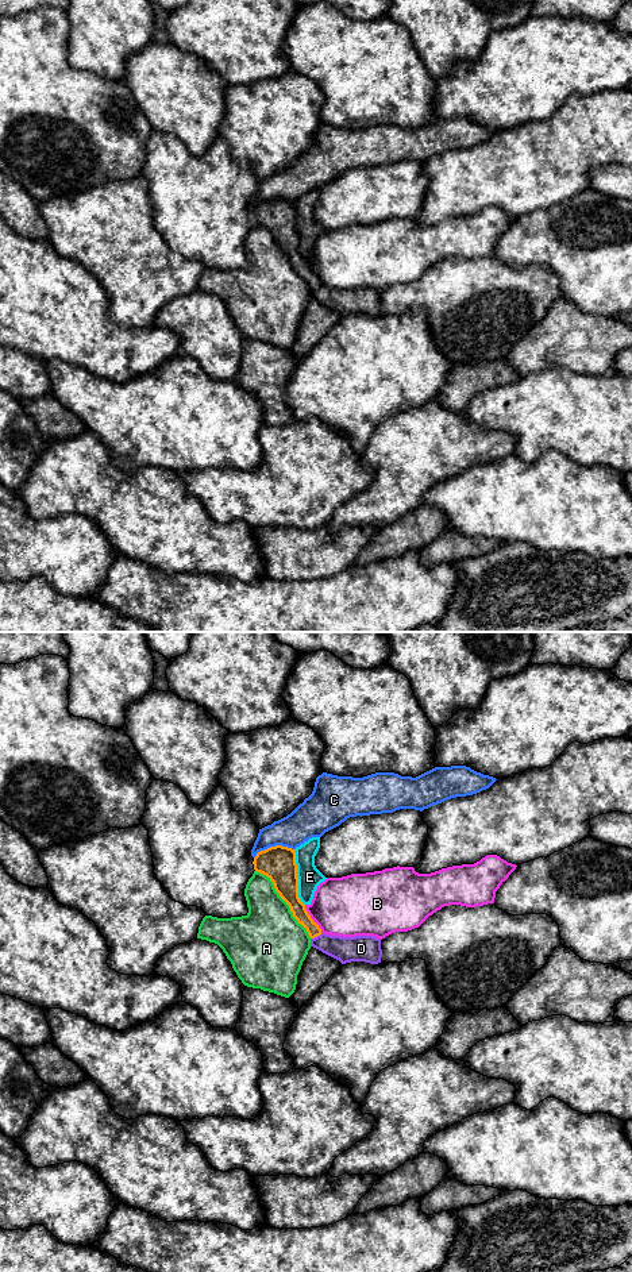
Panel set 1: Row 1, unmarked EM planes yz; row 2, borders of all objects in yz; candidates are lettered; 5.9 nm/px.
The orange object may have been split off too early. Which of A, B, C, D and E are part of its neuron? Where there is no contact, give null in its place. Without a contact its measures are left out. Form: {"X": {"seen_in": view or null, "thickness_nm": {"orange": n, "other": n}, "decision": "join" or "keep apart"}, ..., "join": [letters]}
{"A": {"seen_in": "yz", "thickness_nm": {"orange": 200, "other": 400}, "decision": "keep apart"}, "B": {"seen_in": "yz", "thickness_nm": {"orange": 140, "other": 360}, "decision": "keep apart"}, "C": {"seen_in": "yz", "thickness_nm": {"orange": 200, "other": 200}, "decision": "keep apart"}, "D": {"seen_in": "yz", "thickness_nm": {"orange": 90, "other": 160}, "decision": "keep apart"}, "E": {"seen_in": "yz", "thickness_nm": {"orange": 200, "other": 140}, "decision": "keep apart"}, "join": []}

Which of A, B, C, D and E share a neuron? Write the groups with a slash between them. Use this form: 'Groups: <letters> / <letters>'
Groups: A / B / C / D / E

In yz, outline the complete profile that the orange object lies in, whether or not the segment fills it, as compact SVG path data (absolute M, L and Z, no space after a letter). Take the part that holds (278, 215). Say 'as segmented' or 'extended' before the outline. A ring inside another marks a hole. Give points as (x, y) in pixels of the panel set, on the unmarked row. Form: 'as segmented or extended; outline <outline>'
as segmented; outline M275 197L261 203L254 209L254 221L266 227L275 243L289 257L293 269L301 275L311 290L321 286L319 277L308 266L298 250L298 230L296 204L292 200Z

